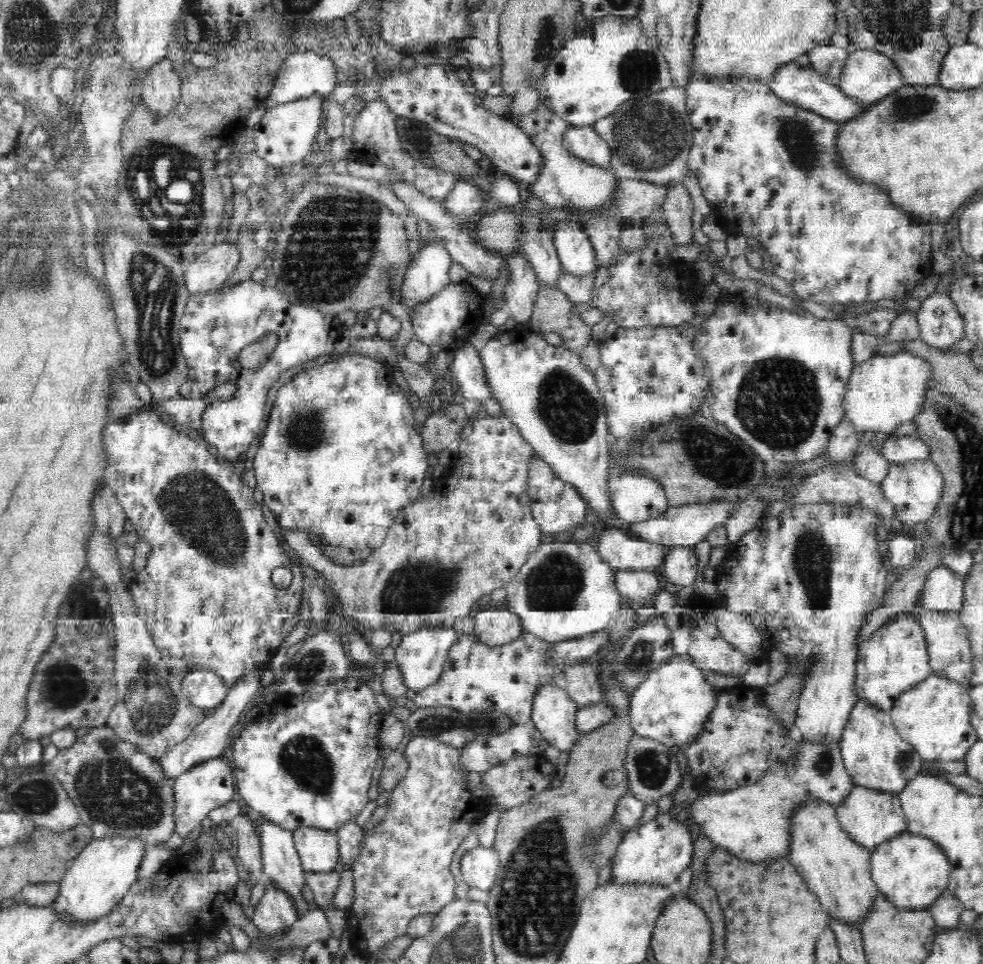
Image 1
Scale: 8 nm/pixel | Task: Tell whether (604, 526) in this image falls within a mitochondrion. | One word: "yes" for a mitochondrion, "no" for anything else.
no

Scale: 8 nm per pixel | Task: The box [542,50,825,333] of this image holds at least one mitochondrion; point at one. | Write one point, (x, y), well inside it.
(647, 137)

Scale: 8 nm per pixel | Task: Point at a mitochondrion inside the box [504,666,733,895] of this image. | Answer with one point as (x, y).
(652, 768)

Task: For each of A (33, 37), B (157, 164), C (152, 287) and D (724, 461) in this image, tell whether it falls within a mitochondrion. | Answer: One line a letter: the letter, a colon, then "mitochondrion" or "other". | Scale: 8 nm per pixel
A: mitochondrion
B: mitochondrion
C: mitochondrion
D: mitochondrion

